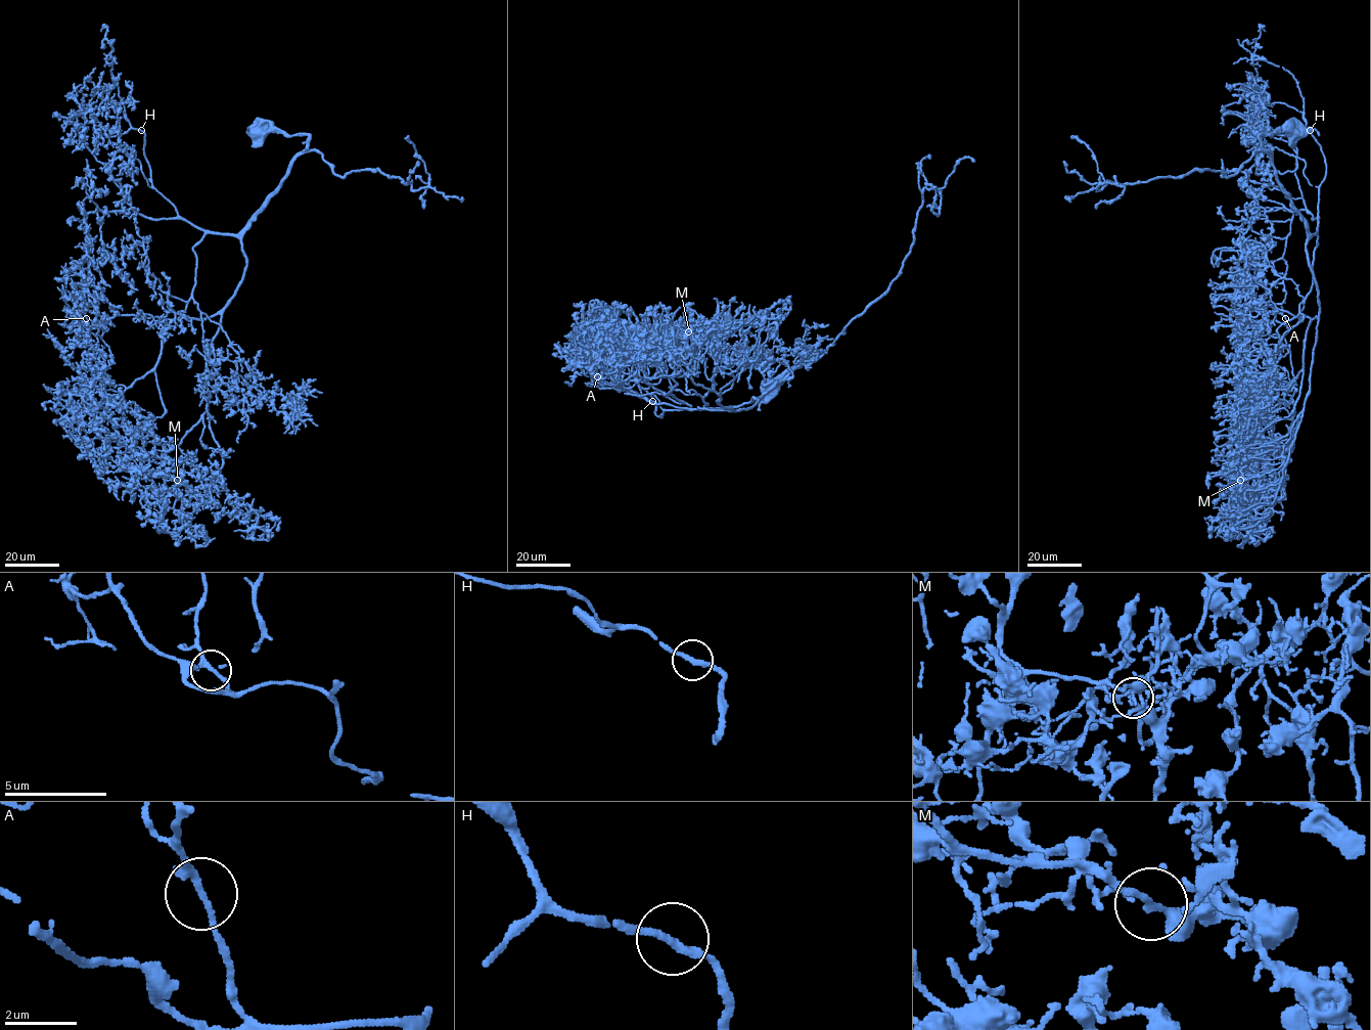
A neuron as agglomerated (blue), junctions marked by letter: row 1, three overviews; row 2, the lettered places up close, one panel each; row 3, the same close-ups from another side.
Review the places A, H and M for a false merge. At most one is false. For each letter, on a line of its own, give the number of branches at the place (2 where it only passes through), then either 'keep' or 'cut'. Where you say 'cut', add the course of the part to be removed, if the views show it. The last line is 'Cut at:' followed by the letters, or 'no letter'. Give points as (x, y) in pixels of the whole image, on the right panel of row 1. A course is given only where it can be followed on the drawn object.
A: 2 | keep
H: 2 | keep
M: 2 | keep
Cut at: no letter

